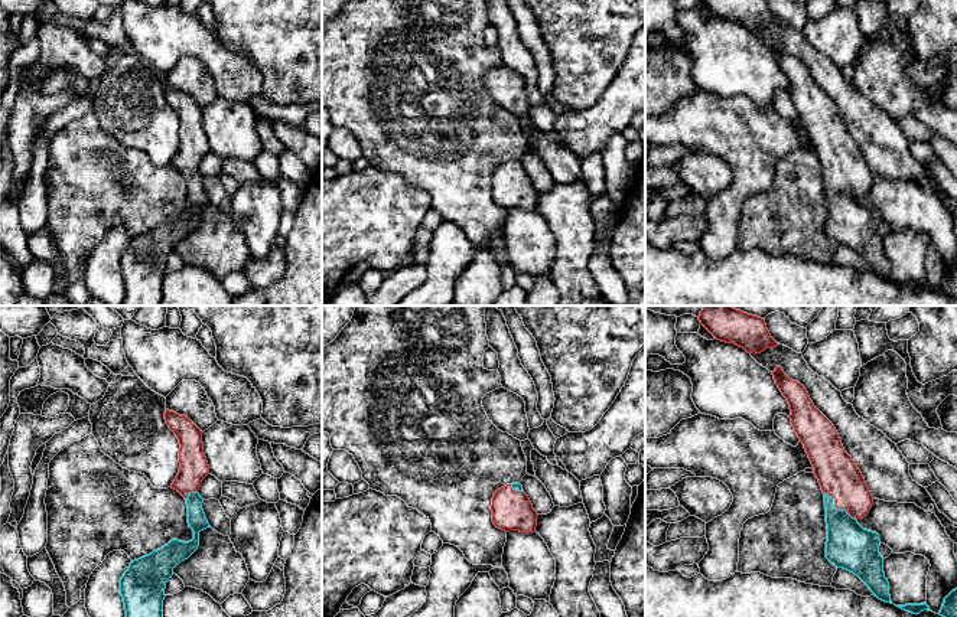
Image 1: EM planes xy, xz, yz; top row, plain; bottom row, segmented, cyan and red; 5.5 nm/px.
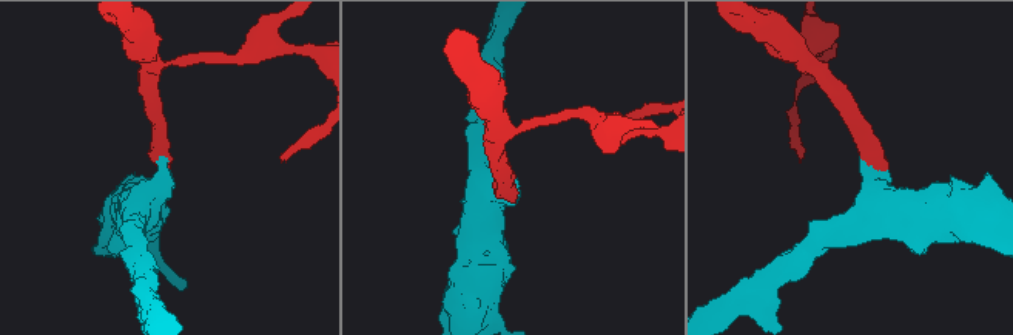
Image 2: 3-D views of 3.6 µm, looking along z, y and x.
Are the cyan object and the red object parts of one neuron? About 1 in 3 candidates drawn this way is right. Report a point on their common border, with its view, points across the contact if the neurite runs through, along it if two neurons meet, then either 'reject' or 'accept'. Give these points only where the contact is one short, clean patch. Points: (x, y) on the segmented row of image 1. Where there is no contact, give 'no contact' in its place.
yz (836, 508) | across yz (849, 547), (836, 508), (837, 475) | accept

